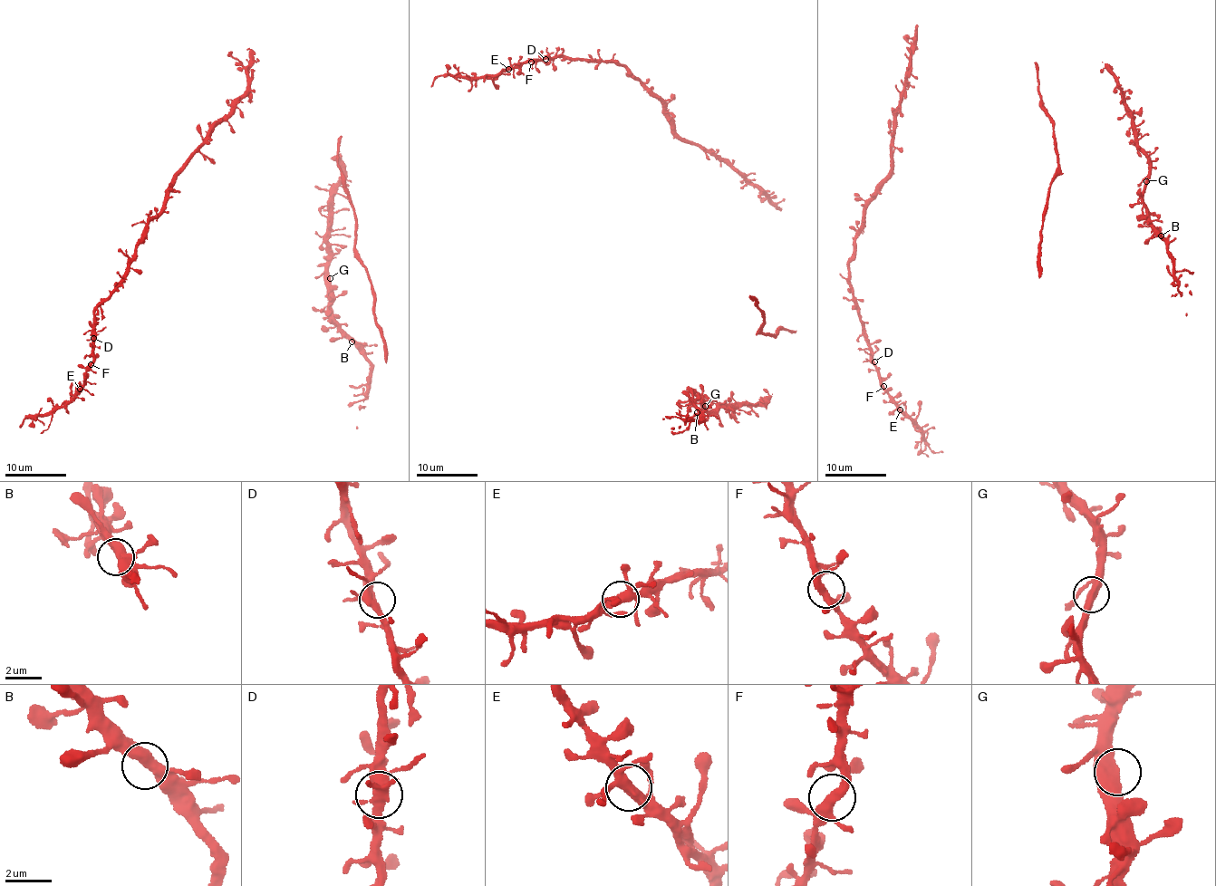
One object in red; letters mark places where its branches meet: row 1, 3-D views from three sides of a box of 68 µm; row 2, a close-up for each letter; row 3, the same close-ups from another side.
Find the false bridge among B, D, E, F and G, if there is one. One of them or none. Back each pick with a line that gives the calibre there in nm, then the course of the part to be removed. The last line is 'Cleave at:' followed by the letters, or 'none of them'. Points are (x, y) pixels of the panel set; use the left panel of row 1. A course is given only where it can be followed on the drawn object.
Cleave at: none of them

